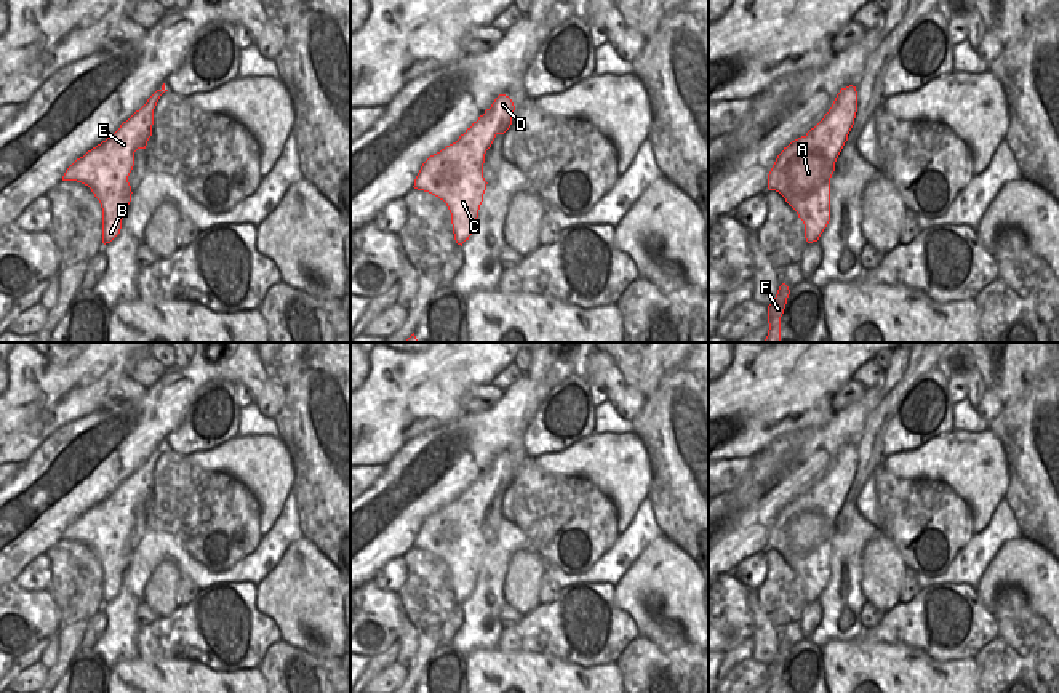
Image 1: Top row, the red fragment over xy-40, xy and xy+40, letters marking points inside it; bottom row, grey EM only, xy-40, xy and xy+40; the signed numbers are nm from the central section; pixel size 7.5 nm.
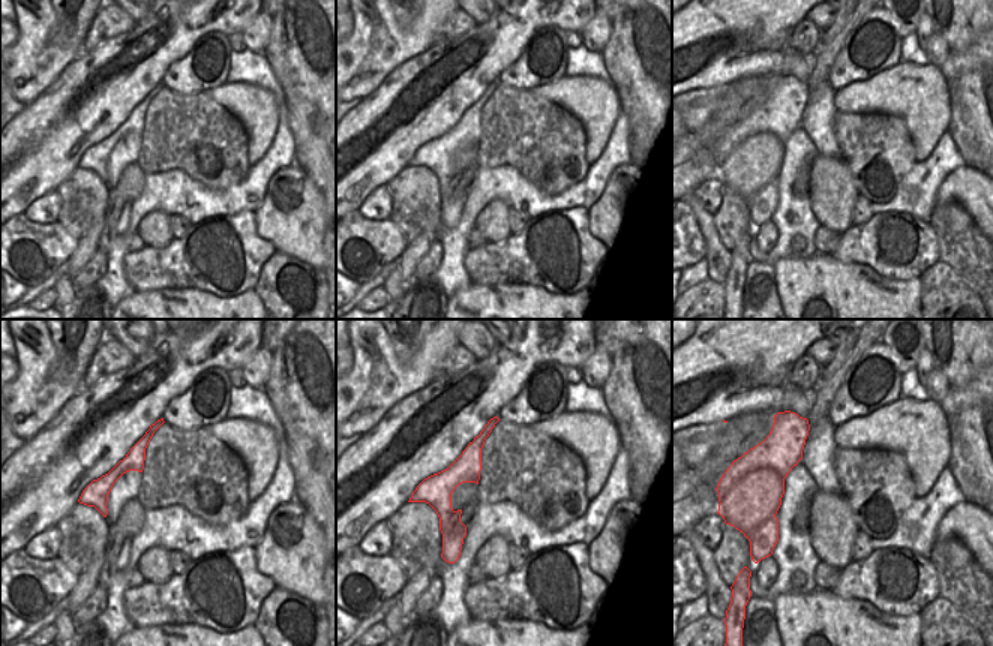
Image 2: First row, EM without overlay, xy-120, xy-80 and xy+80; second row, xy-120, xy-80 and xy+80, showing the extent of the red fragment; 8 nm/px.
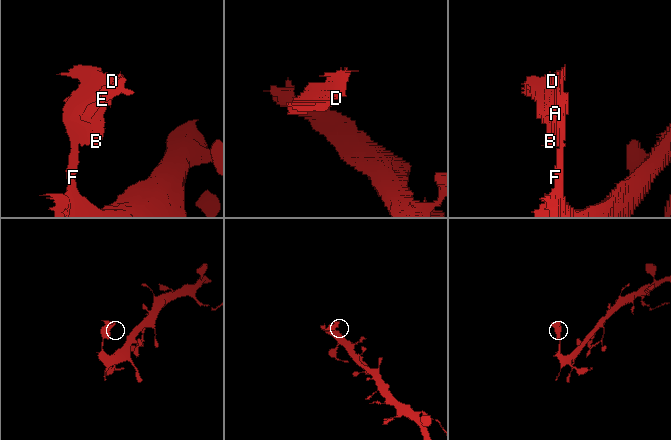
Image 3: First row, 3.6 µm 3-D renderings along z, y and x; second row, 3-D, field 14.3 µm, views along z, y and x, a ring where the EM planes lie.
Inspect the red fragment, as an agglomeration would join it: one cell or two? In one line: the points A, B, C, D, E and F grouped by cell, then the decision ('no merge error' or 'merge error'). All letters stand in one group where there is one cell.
A F / B C D E | merge error

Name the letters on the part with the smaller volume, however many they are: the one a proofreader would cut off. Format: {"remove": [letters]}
{"remove": ["B", "C", "D", "E"]}

